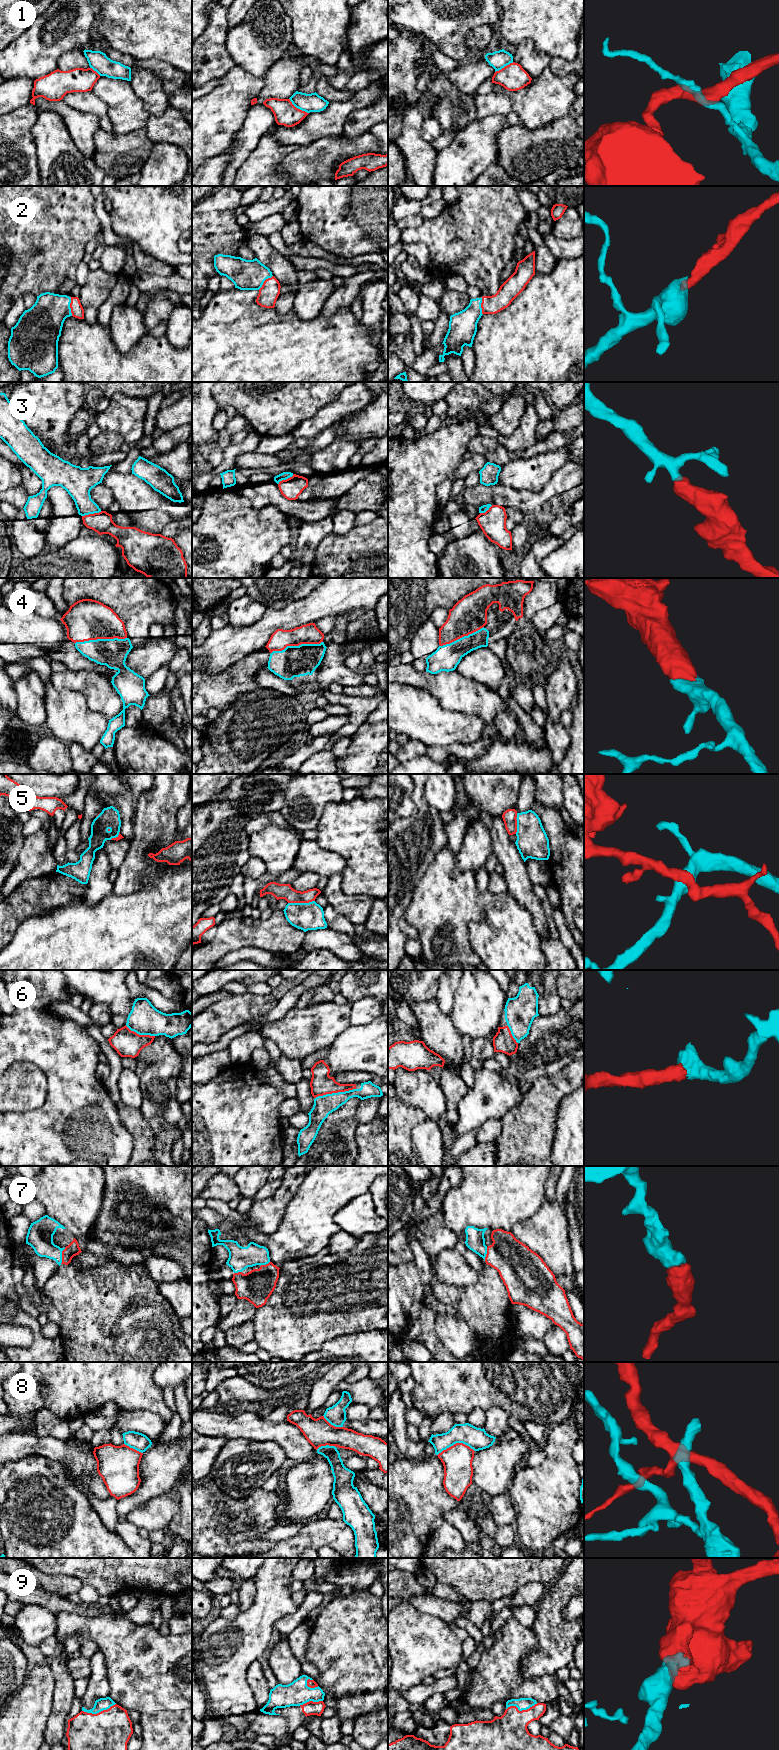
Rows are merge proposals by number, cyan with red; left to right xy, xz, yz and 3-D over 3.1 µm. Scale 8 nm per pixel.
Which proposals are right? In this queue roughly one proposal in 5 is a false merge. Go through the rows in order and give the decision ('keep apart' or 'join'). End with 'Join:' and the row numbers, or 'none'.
1: keep apart
2: join
3: join
4: join
5: keep apart
6: join
7: join
8: keep apart
9: join
Join: 2, 3, 4, 6, 7, 9

